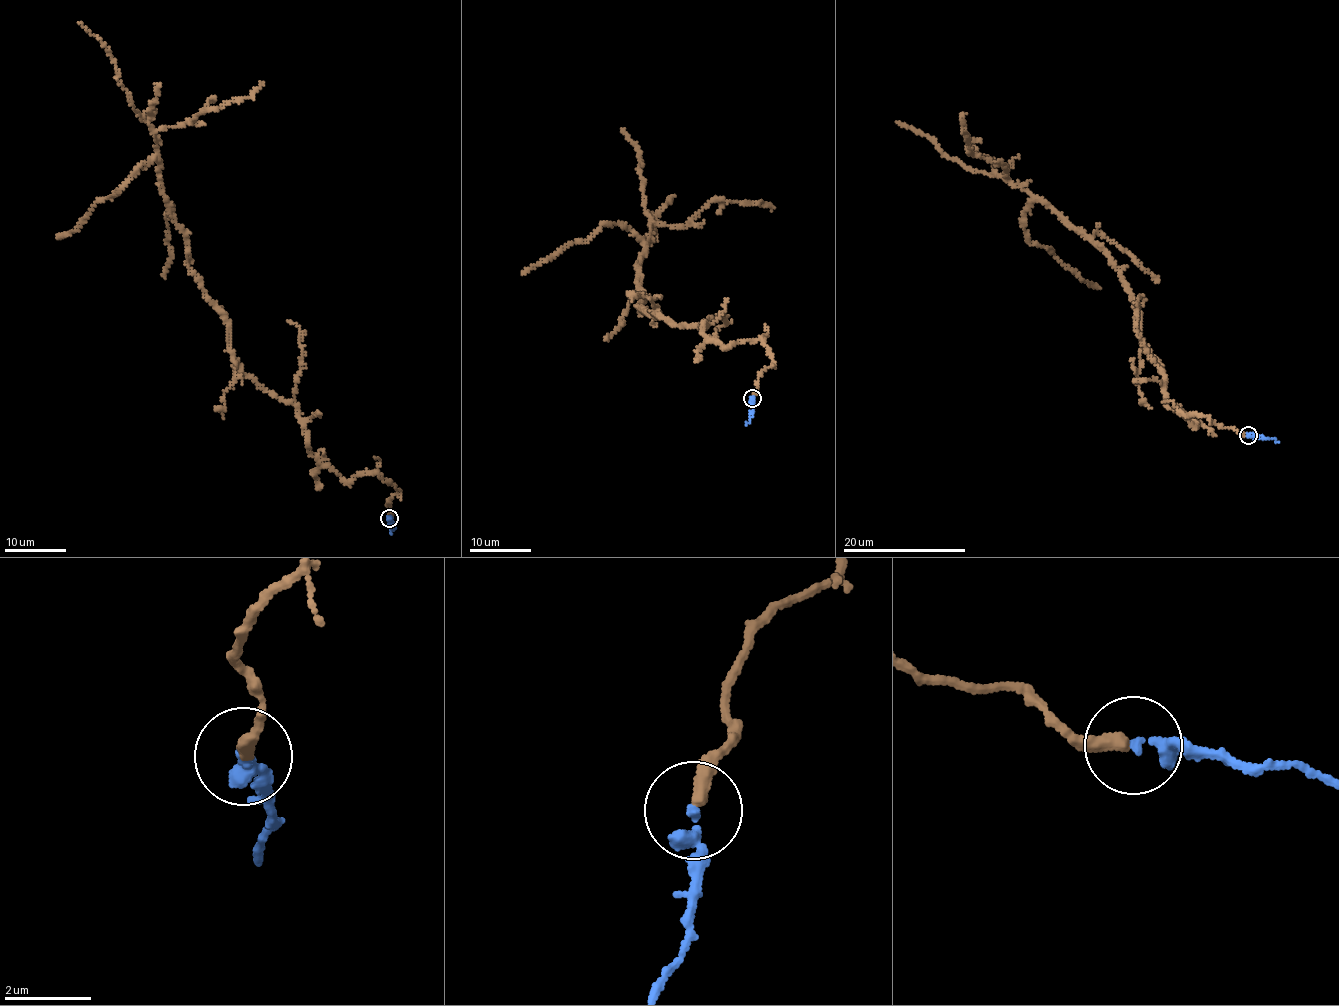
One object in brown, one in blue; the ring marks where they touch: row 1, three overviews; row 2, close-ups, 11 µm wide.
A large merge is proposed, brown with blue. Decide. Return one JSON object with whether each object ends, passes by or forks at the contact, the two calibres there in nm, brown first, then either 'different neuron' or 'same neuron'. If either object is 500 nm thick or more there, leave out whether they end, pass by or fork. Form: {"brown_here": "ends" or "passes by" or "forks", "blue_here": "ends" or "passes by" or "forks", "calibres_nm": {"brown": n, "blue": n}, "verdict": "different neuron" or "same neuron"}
{"brown_here": "ends", "blue_here": "ends", "calibres_nm": {"brown": 320, "blue": 260}, "verdict": "same neuron"}

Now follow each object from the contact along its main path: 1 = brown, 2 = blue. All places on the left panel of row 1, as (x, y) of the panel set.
1: (390, 518), (391, 484), (343, 480), (309, 451), (300, 411), (243, 371), (189, 265), (152, 128), (79, 22)
2: (390, 518), (394, 527), (392, 533)

